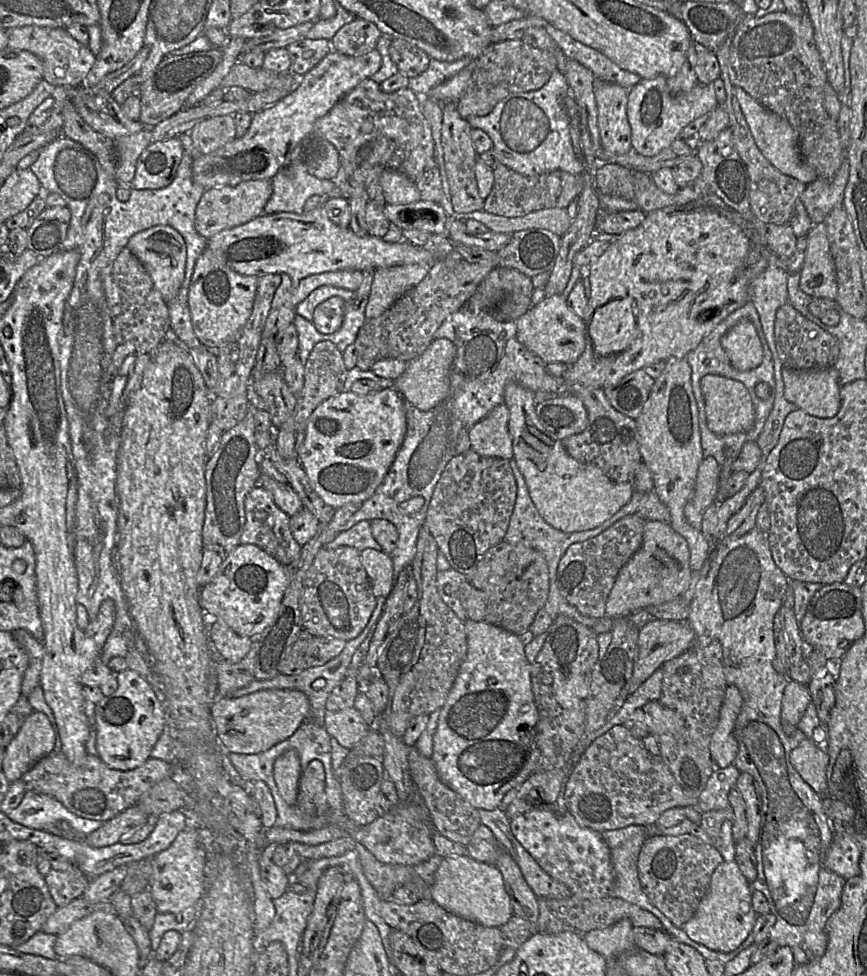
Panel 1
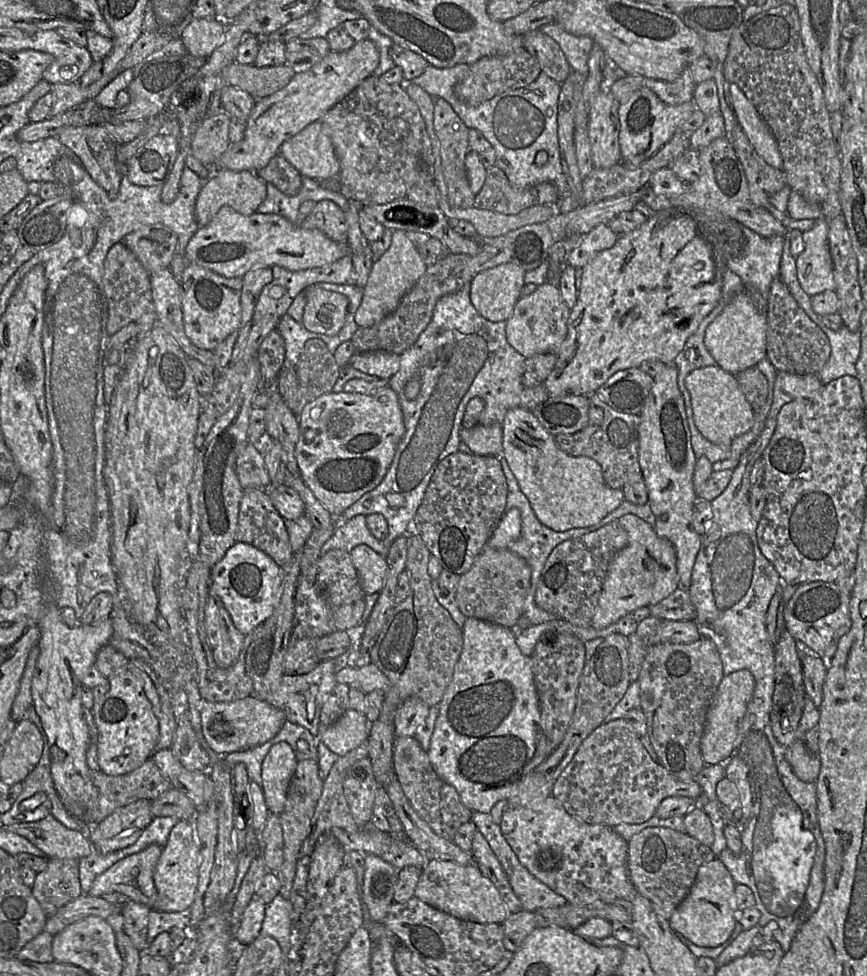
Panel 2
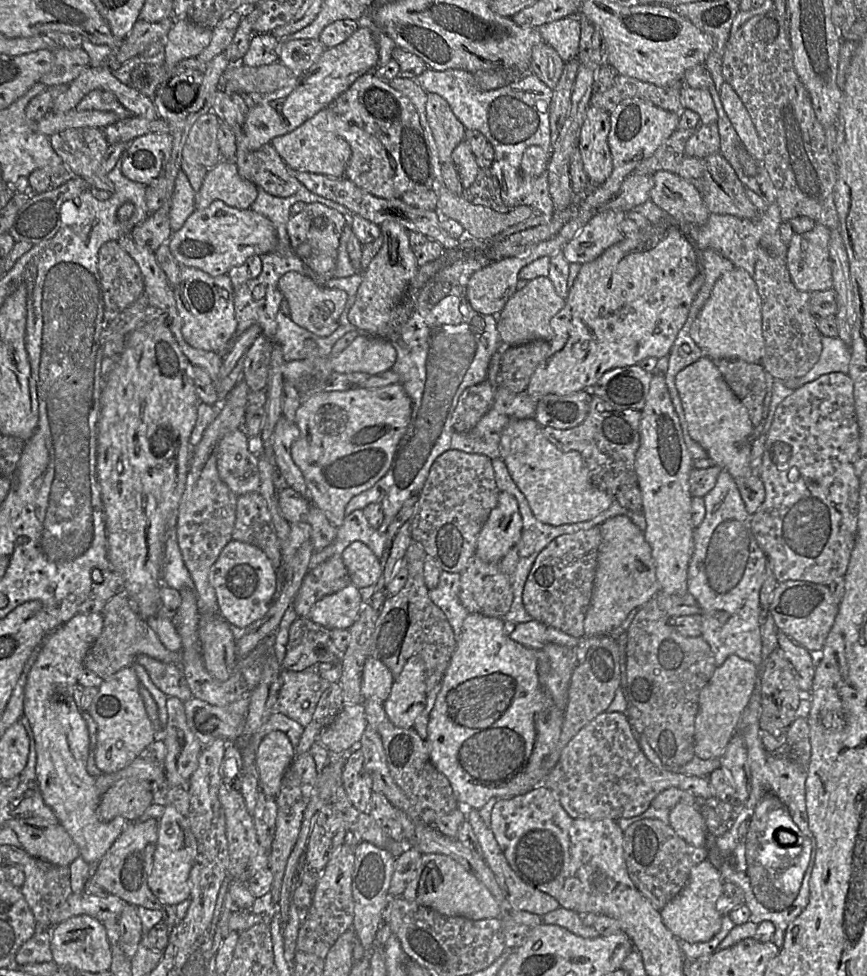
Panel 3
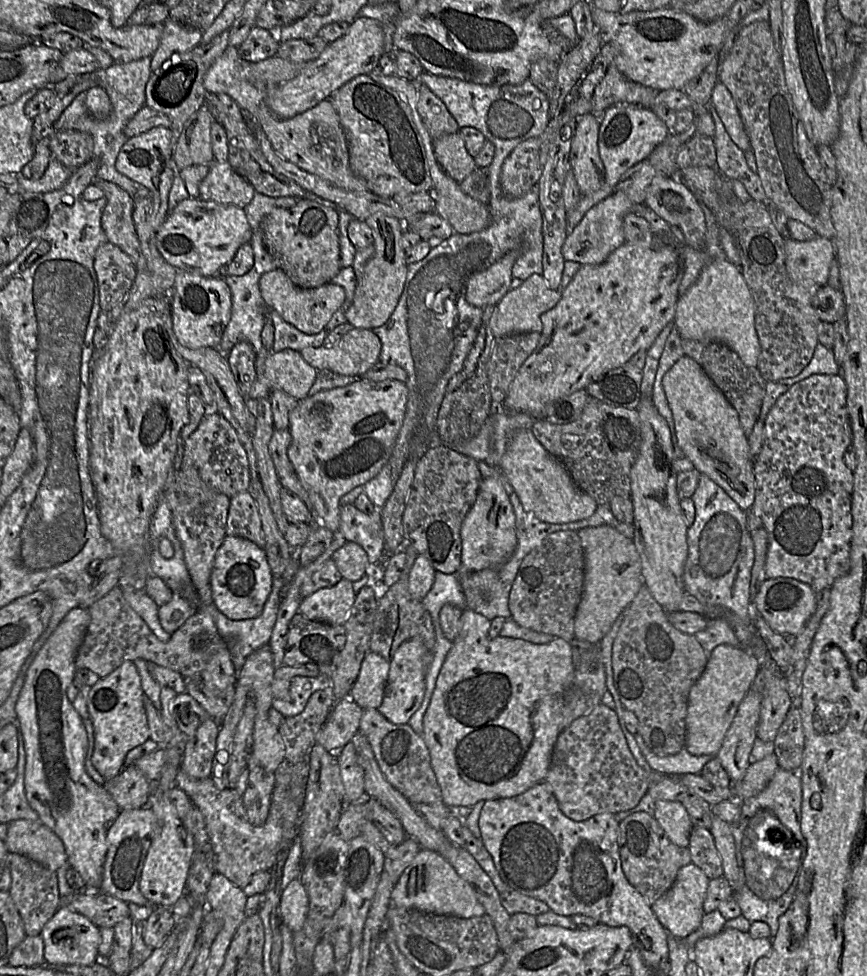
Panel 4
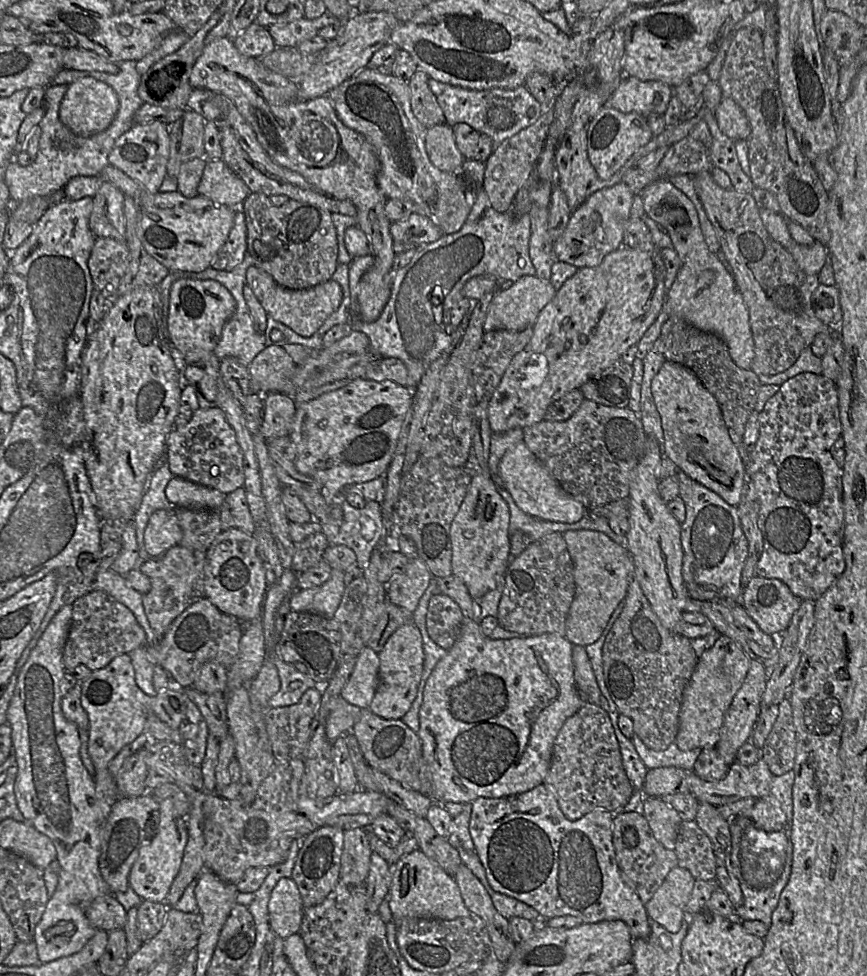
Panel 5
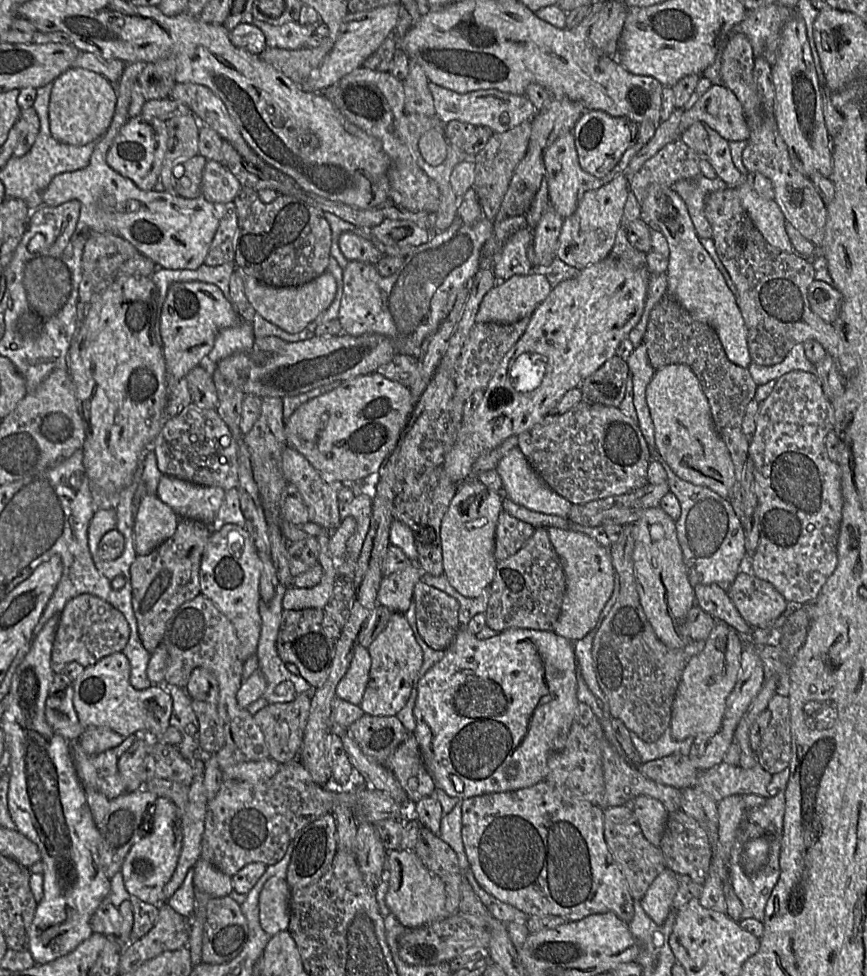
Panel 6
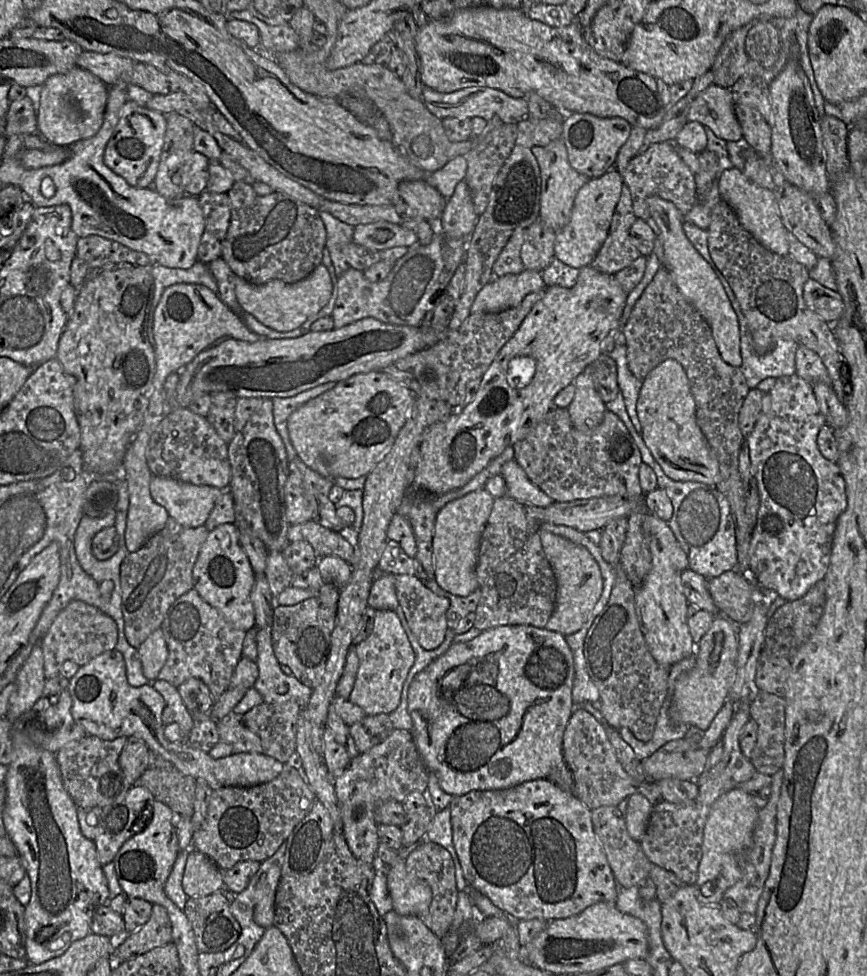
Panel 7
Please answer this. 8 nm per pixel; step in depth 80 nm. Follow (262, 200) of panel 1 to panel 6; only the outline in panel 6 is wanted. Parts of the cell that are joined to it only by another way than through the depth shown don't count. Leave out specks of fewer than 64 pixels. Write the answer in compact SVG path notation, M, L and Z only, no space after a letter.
M208 160L203 172L201 191L214 204L233 202L242 188L238 179L221 163Z

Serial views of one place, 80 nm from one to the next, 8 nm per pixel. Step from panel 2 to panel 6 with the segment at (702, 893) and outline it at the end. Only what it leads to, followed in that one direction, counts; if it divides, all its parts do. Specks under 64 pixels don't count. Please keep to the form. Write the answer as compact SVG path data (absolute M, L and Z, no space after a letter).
M666 869L655 878L641 899L640 904L643 910L656 924L664 924L675 910L673 901L677 890L677 874Z

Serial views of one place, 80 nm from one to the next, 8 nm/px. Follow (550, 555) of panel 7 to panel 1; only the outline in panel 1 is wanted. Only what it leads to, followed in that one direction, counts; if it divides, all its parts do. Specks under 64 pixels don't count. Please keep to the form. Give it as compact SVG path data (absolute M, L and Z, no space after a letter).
M646 521L642 545L620 569L608 596L604 616L611 619L629 616L647 606L671 601L684 594L691 580L690 551L685 538L674 531L670 523Z

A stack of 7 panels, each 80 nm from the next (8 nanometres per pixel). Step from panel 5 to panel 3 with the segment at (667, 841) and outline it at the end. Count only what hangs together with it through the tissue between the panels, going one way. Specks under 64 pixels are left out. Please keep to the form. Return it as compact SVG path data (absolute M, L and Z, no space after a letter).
M676 805L669 810L668 825L689 845L706 847L708 830L698 806Z

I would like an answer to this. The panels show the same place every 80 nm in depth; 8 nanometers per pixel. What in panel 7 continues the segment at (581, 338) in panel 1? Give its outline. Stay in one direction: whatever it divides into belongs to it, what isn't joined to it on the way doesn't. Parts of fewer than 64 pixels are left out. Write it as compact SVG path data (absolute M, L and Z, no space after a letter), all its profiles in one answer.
M525 270L491 281L477 294L471 313L497 313L518 306L530 293L547 287L540 272Z

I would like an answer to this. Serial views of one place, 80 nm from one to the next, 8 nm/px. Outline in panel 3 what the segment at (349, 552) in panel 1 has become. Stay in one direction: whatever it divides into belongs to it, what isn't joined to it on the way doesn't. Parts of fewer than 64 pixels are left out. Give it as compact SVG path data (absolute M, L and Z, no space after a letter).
M333 556L309 570L293 601L298 617L309 617L316 602L352 584L341 556Z

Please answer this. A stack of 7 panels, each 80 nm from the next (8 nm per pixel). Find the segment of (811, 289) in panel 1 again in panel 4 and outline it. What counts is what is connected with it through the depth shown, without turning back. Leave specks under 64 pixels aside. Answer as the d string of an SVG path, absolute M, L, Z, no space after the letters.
M818 235L809 241L787 238L785 257L786 270L793 281L805 287L820 288L827 285L835 260L834 241Z

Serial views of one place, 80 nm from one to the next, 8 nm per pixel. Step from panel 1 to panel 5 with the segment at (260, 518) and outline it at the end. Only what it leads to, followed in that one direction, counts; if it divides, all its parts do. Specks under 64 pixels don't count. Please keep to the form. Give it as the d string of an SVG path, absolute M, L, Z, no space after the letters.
M243 488L226 495L219 512L223 531L236 528L247 534L254 535L256 525L250 513Z

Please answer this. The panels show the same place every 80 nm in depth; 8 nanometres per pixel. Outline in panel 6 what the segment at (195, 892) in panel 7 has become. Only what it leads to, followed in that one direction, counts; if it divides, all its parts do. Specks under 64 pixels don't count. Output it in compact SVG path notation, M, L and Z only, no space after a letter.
M202 858L196 862L192 871L193 885L197 892L212 897L223 897L229 896L233 891L231 877Z

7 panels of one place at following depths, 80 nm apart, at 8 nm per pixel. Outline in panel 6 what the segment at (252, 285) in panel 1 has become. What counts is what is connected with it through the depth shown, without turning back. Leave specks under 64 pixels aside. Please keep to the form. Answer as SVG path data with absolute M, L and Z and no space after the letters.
M204 282L171 285L160 311L160 333L169 389L191 369L205 365L220 331L241 321L231 302L216 285Z

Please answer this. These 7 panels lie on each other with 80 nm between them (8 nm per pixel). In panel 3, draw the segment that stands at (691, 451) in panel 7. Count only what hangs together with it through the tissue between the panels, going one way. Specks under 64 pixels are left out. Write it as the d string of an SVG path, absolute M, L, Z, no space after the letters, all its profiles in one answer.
M702 357L678 372L675 386L685 413L689 436L707 452L708 458L716 466L732 476L747 512L753 515L765 500L765 489L761 479L752 473L750 466L750 435L753 425L748 410L708 357Z

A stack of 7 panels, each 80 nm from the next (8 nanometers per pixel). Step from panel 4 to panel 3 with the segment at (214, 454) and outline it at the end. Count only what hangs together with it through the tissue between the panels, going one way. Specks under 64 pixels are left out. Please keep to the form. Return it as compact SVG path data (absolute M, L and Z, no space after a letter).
M243 429L235 430L216 448L219 477L237 496L257 492L260 487L259 458L249 450L248 439Z

